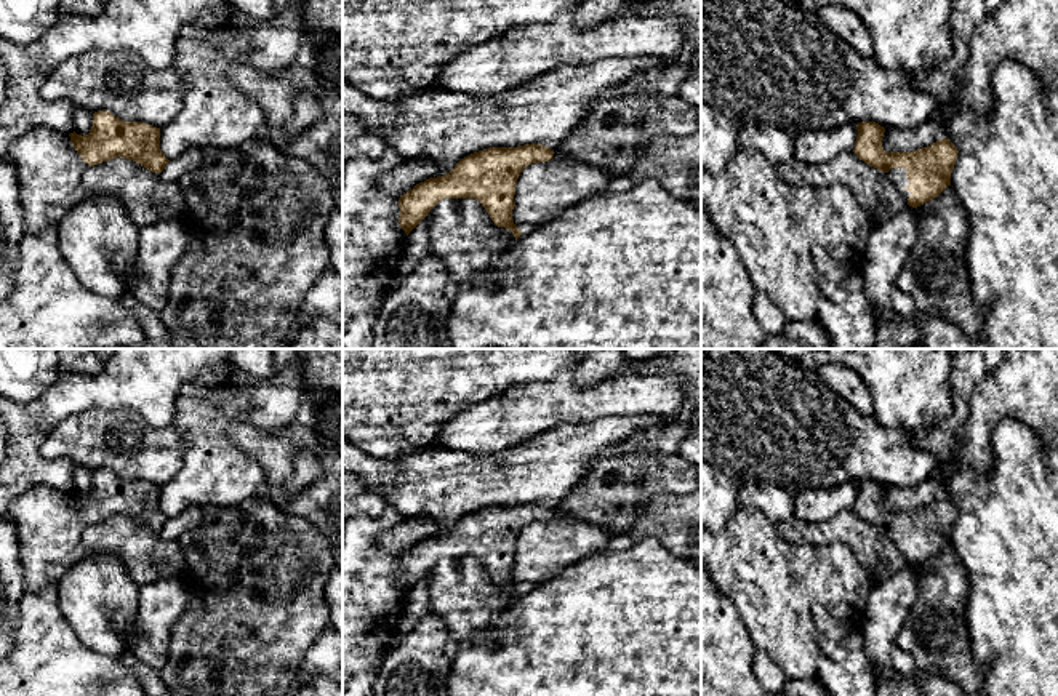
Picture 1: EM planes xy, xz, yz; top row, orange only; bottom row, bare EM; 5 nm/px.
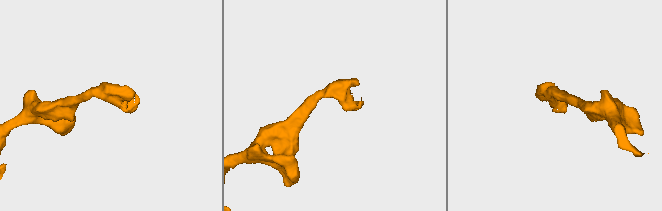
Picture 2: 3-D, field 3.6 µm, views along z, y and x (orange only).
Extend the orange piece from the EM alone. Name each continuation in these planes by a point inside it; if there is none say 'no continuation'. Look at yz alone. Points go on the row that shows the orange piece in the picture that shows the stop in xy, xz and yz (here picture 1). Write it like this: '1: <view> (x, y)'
1: yz (895, 175)

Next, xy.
1: xy (191, 159)

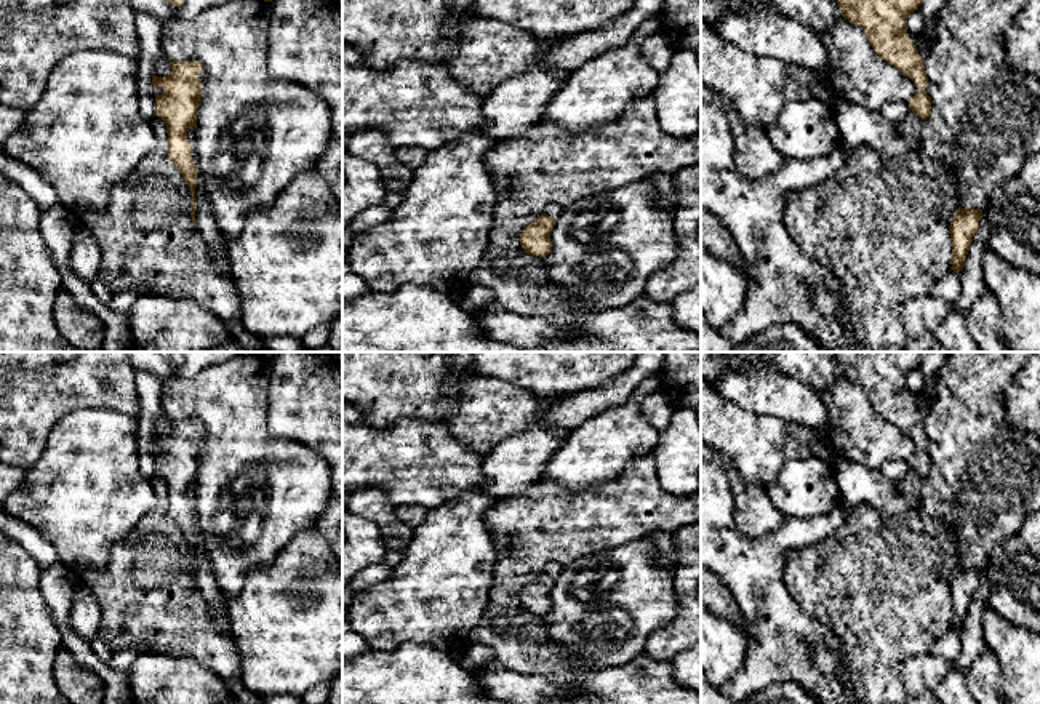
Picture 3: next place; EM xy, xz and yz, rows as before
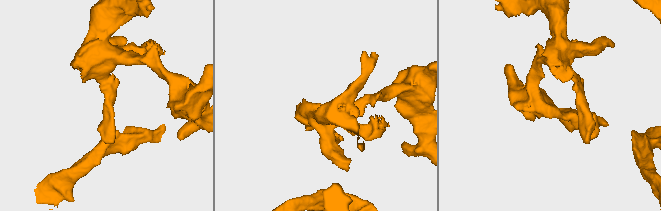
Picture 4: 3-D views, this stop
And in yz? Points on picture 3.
no continuation

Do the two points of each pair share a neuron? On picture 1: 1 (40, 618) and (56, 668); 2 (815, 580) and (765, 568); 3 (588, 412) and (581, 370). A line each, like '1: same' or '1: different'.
1: same
2: same
3: different

